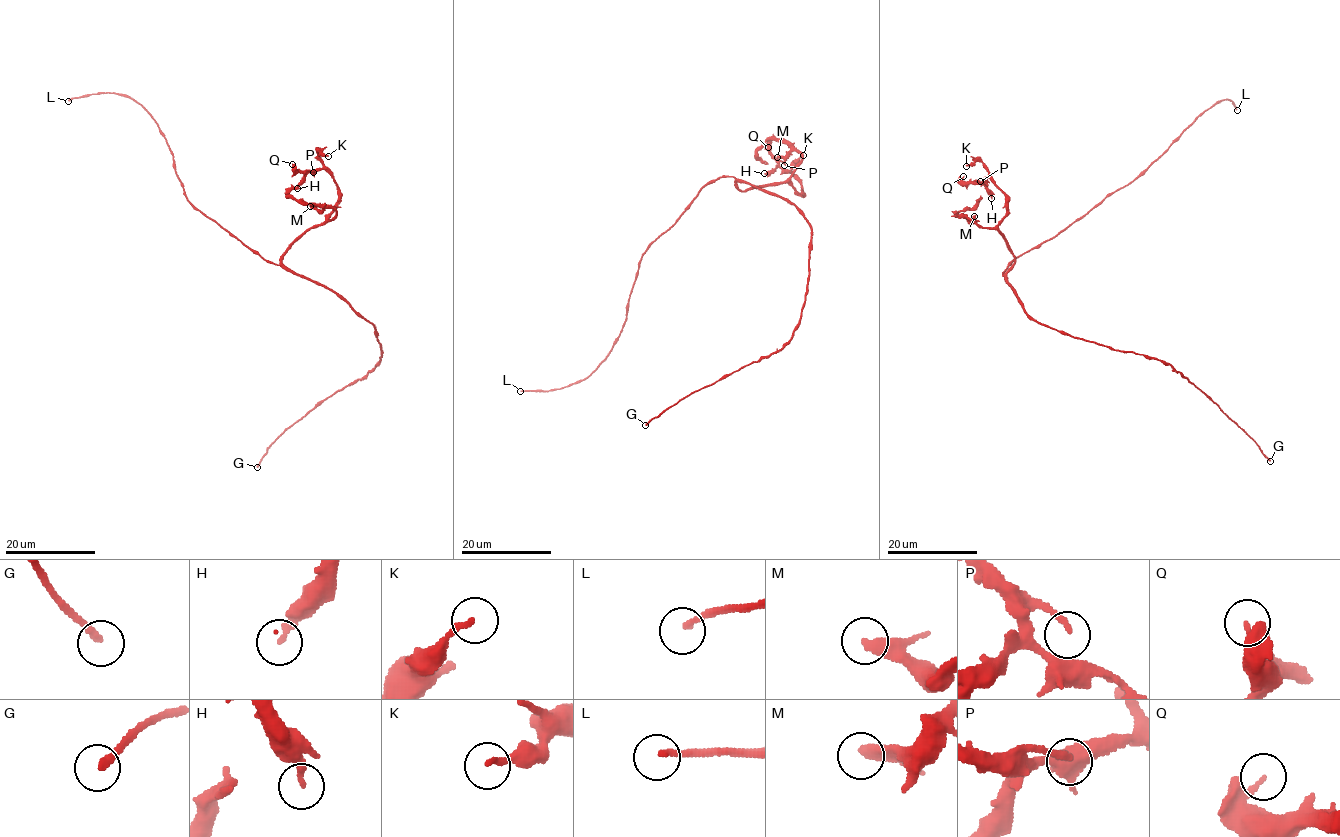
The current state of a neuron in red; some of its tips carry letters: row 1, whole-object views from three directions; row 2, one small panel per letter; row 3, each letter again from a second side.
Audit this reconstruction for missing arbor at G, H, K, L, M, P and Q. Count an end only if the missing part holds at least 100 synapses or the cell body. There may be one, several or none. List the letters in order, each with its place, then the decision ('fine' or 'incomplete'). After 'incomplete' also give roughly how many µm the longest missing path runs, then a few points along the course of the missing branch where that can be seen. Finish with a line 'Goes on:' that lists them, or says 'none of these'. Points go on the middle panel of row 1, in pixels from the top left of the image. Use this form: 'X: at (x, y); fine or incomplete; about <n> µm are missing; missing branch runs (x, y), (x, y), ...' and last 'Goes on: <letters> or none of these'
G: at (645, 425); fine
H: at (764, 173); fine
K: at (803, 155); fine
L: at (520, 391); incomplete; about 160 µm are missing
M: at (777, 157); fine
P: at (784, 165); fine
Q: at (768, 147); fine
Goes on: L

